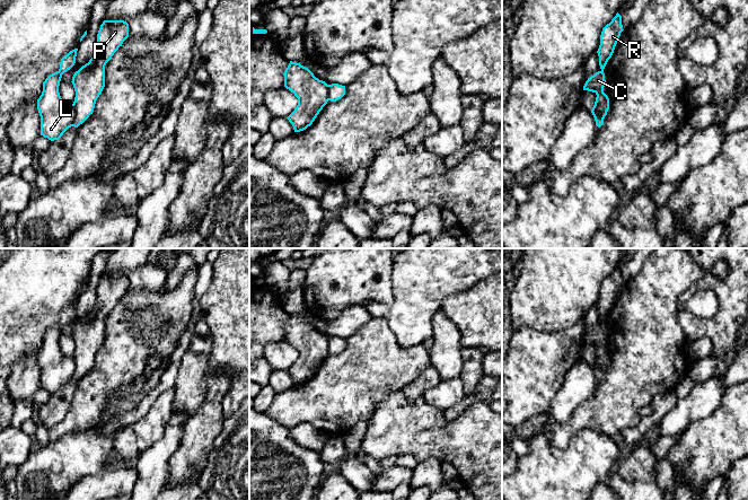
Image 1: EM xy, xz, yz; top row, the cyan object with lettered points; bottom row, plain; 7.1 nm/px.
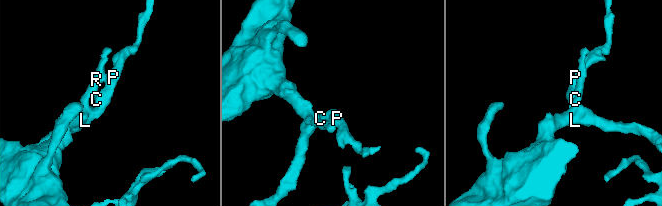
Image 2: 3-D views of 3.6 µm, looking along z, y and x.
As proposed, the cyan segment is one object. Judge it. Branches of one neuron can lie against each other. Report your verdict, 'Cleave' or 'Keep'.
Cleave

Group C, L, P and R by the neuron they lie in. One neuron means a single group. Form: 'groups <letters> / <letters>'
groups C P / L R

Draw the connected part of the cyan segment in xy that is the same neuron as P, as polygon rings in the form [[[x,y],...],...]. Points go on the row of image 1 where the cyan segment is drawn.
[[[104,20],[97,34],[94,56],[72,77],[76,91],[73,126],[78,128],[90,114],[105,87],[105,65],[129,37],[129,24],[124,20]]]

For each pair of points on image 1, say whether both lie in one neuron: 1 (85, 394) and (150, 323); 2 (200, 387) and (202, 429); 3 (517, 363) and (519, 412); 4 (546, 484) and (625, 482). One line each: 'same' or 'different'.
1: same
2: different
3: same
4: different

